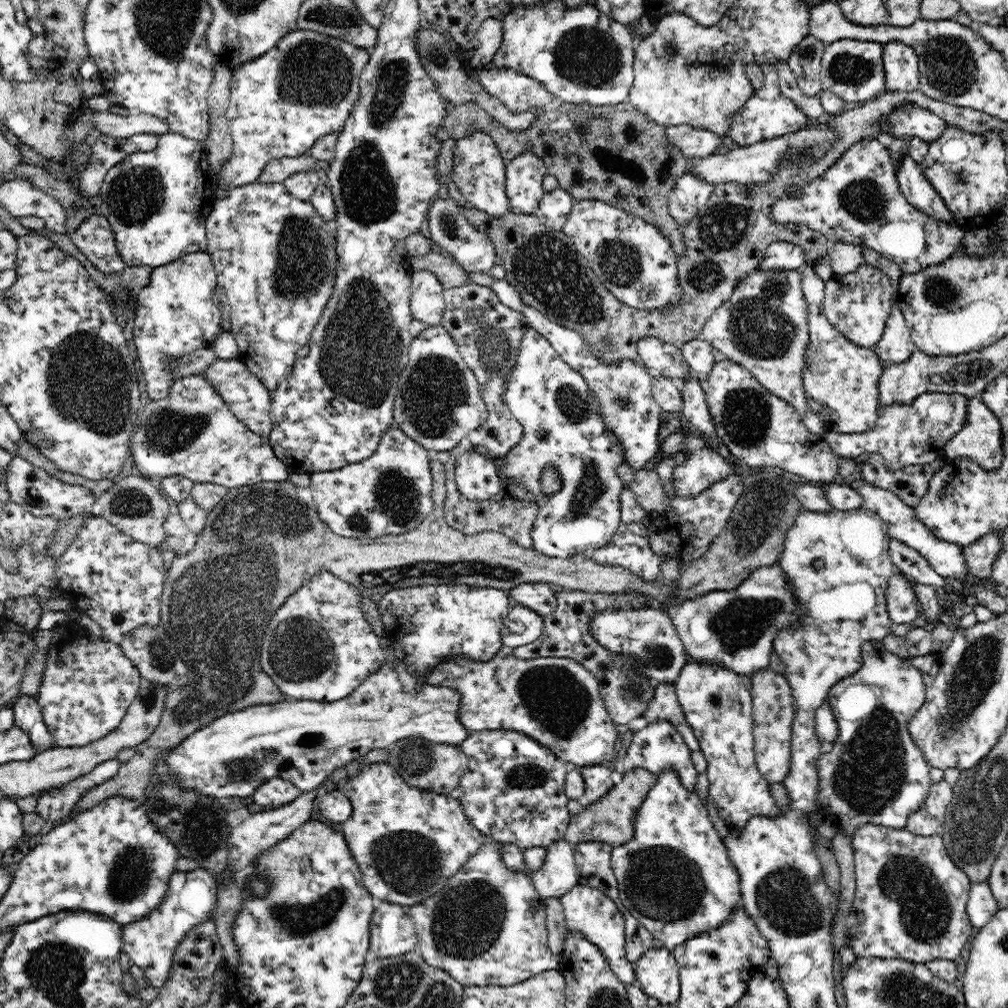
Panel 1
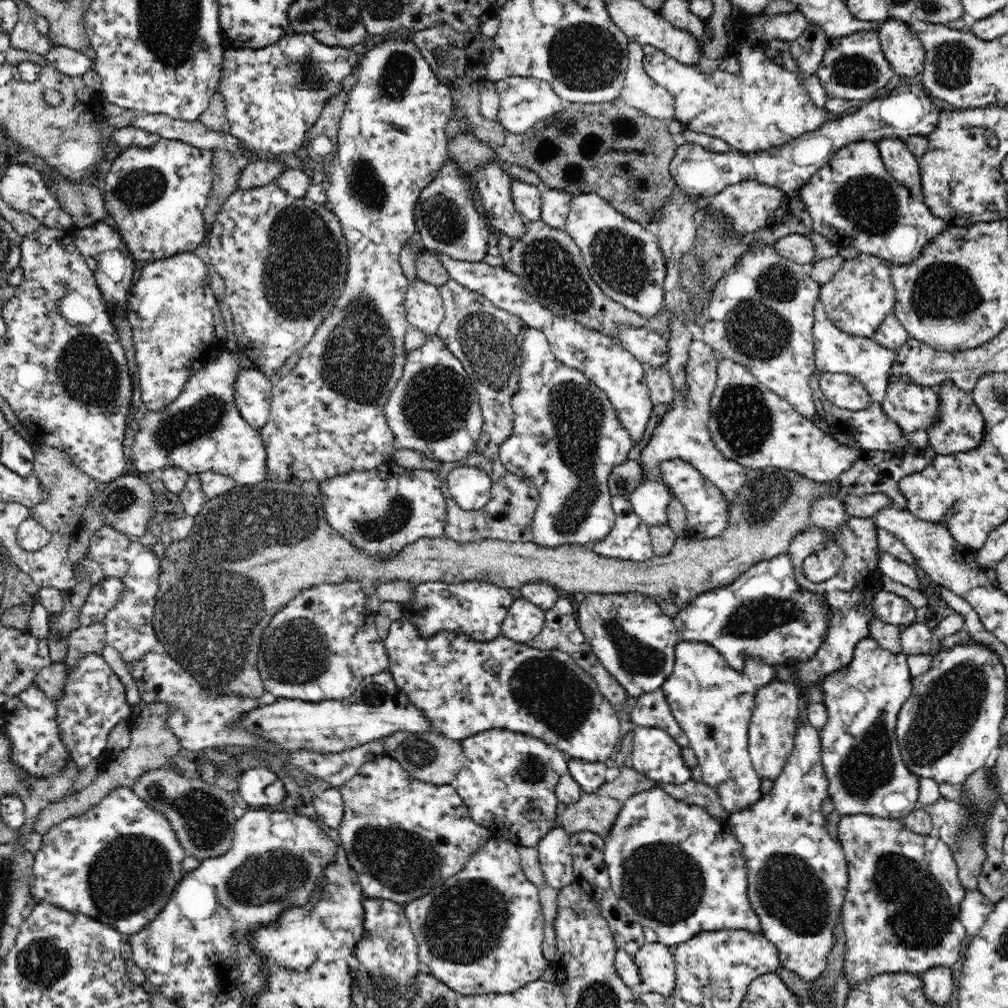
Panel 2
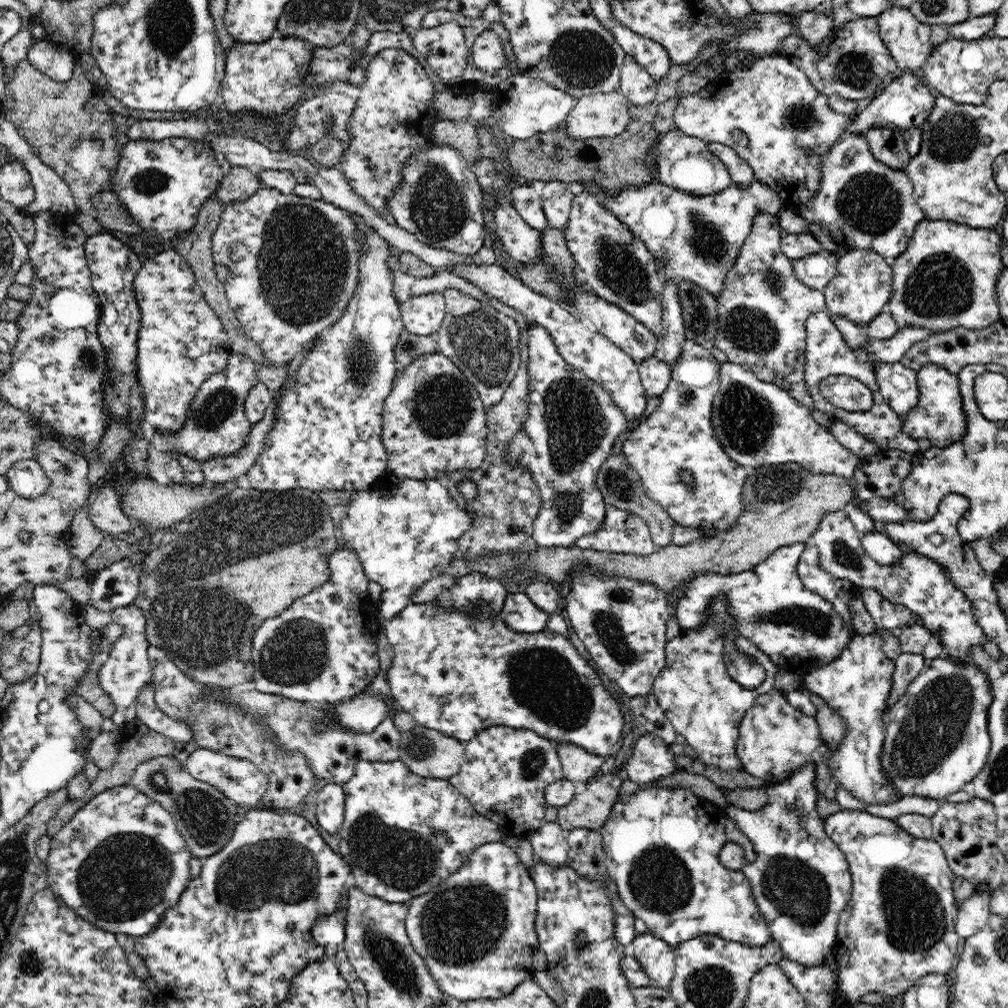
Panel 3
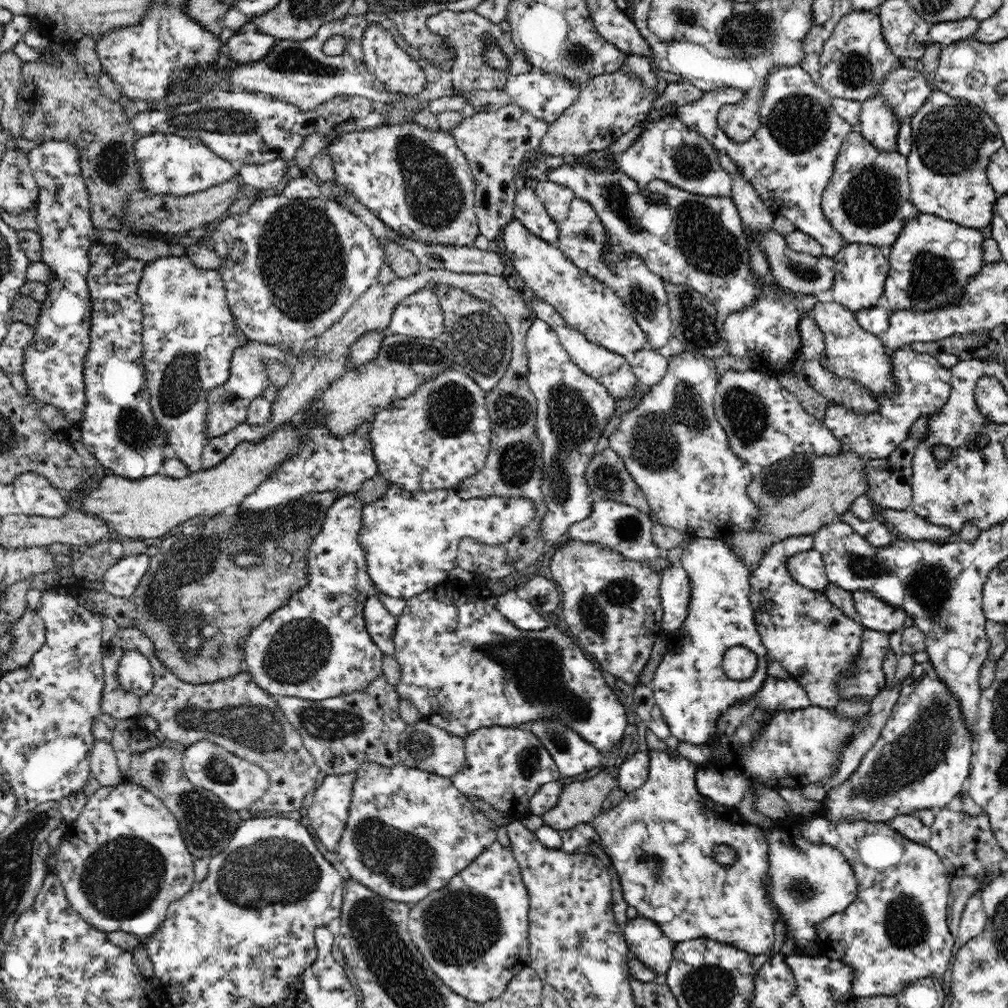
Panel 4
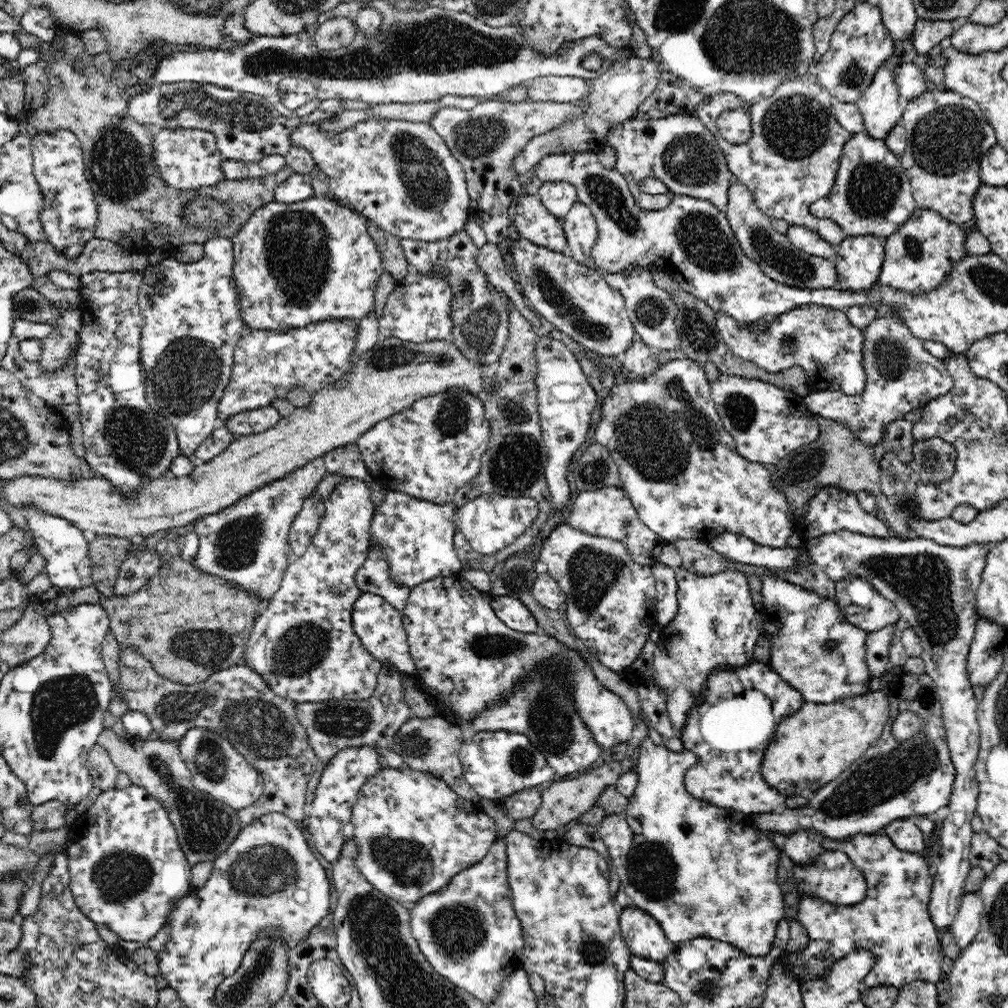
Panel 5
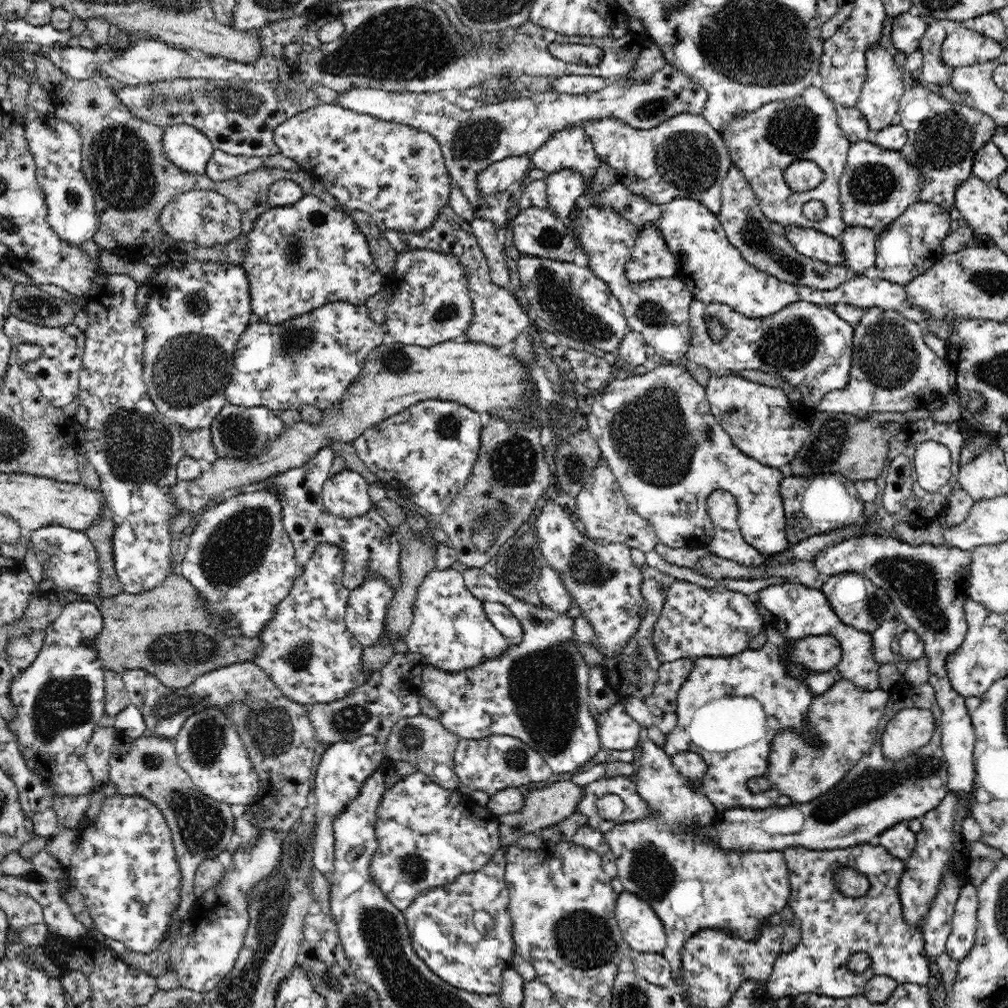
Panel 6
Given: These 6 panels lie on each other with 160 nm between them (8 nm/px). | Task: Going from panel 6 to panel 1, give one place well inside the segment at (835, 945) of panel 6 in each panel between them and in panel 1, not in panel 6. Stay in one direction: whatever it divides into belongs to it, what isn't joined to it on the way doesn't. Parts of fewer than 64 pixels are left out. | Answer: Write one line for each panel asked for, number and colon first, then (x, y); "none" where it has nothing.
1: (910, 901)
2: (901, 911)
3: (899, 925)
4: (895, 932)
5: (893, 922)

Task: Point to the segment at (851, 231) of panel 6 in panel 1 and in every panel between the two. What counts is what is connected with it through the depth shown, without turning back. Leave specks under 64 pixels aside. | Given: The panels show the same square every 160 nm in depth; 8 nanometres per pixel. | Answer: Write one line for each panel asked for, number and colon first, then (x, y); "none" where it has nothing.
1: (858, 305)
2: (859, 297)
3: (860, 292)
4: (861, 270)
5: (860, 259)

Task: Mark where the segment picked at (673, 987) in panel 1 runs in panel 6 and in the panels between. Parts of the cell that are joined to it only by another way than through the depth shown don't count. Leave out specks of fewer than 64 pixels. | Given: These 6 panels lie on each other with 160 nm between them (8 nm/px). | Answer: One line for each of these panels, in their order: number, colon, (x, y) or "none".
2: (655, 961)
3: (658, 958)
4: (646, 941)
5: (643, 934)
6: (642, 929)

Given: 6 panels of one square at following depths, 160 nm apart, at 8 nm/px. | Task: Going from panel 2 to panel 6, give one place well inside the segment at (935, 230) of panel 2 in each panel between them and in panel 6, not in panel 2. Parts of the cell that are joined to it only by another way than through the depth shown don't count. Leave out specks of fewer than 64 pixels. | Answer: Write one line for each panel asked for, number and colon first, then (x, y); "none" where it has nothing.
3: (864, 204)
4: (868, 200)
5: (872, 195)
6: (877, 185)

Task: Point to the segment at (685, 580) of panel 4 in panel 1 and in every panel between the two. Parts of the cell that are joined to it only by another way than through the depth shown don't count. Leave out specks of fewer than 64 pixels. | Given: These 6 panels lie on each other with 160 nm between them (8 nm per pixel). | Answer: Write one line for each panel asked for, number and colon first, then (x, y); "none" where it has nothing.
1: (736, 629)
2: (764, 613)
3: (799, 630)

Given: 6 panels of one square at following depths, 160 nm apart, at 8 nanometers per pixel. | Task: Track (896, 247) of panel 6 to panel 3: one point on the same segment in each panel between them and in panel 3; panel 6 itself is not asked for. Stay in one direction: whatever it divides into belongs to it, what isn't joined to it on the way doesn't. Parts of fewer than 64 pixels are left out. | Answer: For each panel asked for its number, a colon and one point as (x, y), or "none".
3: (946, 278)
4: (932, 259)
5: (920, 255)

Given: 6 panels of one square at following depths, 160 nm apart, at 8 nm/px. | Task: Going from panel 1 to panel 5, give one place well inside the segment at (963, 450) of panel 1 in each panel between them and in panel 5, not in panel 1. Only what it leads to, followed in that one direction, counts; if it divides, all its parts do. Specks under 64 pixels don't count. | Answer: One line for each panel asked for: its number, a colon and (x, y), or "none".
2: (959, 428)
3: (938, 415)
4: (924, 385)
5: (901, 375)

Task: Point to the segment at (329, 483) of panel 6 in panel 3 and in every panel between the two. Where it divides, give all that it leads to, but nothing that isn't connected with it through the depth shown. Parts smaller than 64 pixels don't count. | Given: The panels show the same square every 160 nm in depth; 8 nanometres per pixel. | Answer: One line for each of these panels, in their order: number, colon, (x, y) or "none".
3: (322, 649)
4: (315, 646)
5: (302, 643)

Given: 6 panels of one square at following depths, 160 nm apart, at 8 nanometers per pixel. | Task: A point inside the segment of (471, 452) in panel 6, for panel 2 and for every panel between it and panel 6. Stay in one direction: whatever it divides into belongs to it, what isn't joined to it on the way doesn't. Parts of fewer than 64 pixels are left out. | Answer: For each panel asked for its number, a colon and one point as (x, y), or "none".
2: (434, 409)
3: (434, 422)
4: (440, 435)
5: (431, 449)

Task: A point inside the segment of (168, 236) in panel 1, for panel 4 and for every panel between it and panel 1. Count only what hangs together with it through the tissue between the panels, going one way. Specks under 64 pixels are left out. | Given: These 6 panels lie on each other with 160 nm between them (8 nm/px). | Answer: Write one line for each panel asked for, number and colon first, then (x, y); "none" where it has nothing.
2: (155, 196)
3: (164, 183)
4: (170, 164)

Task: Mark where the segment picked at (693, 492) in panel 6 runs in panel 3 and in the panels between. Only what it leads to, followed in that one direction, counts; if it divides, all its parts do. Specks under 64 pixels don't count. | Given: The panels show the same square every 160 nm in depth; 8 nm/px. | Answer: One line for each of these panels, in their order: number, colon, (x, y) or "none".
3: (678, 436)
4: (672, 443)
5: (680, 467)

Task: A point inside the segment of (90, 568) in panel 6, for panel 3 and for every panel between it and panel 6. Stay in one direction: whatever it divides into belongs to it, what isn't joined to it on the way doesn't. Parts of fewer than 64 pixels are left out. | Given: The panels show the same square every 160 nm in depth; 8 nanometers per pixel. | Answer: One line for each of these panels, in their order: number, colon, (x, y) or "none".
3: (27, 478)
4: (35, 494)
5: (65, 550)

